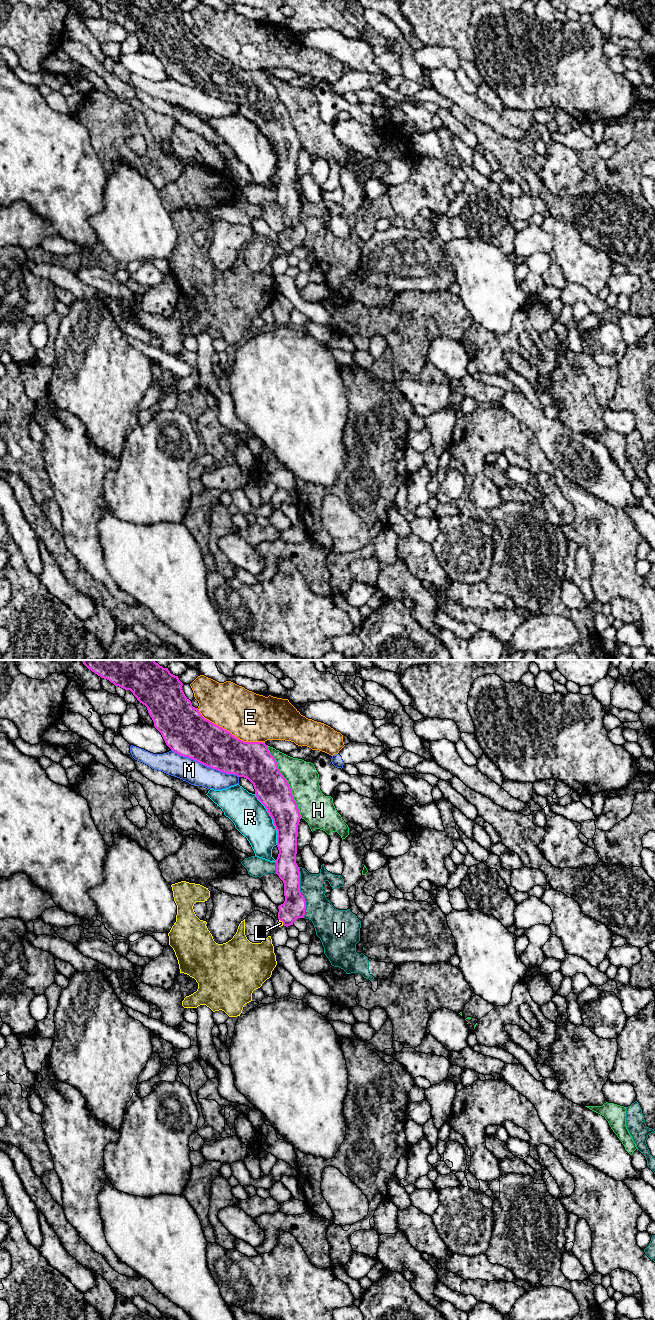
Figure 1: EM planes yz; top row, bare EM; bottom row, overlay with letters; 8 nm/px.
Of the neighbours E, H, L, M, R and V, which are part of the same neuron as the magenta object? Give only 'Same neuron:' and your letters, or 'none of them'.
Same neuron: none of them

